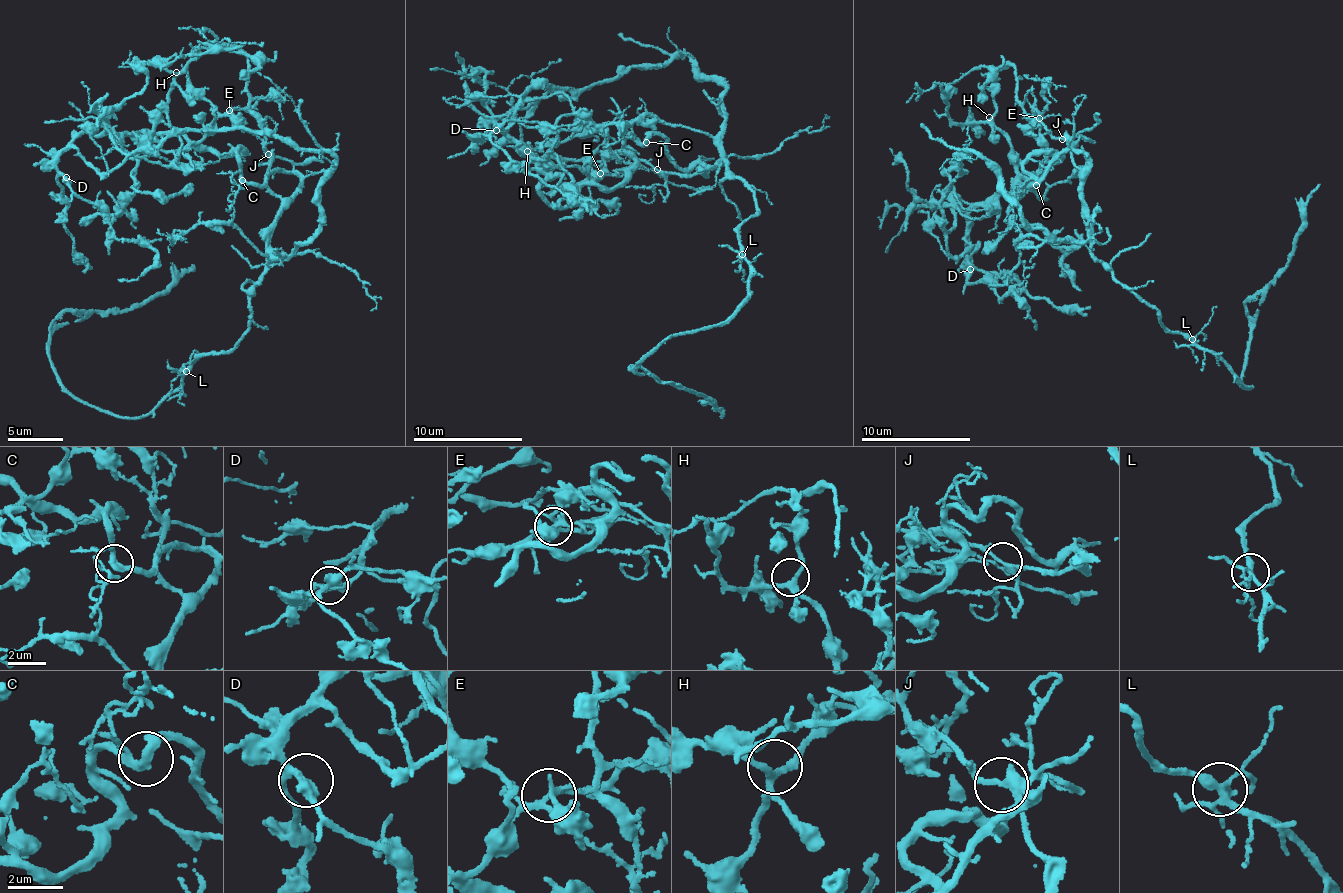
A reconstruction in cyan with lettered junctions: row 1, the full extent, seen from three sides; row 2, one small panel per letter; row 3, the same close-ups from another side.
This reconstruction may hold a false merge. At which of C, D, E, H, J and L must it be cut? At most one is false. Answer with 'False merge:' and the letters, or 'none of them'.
False merge: none of them

